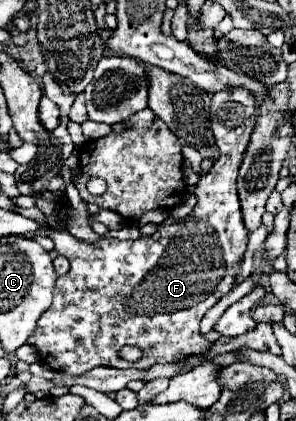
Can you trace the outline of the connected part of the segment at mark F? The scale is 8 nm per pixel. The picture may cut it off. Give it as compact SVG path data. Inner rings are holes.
M225 88L217 94L213 94L213 100L211 100L211 130L213 130L213 136L217 140L217 146L221 150L221 156L215 160L213 168L199 178L199 184L195 188L195 196L199 198L199 204L193 208L193 212L179 220L179 224L173 224L173 226L163 226L159 228L159 232L155 236L145 236L145 238L137 238L137 240L115 240L115 238L103 238L95 244L87 244L87 242L81 242L77 238L73 238L65 228L55 228L55 230L49 230L47 236L55 242L55 250L57 254L63 254L69 262L71 262L71 268L65 276L59 276L57 284L55 284L55 290L53 290L53 304L51 308L41 314L41 320L37 322L37 328L33 332L33 336L27 340L31 346L35 346L39 350L39 356L45 364L49 364L53 370L57 372L67 372L71 376L81 376L83 372L89 372L97 366L111 366L111 368L137 368L137 370L147 370L155 364L169 364L169 362L179 362L183 360L185 356L193 356L193 354L205 354L211 350L211 342L205 340L205 336L199 332L199 322L201 318L205 316L205 312L209 308L213 308L225 294L229 294L233 282L235 282L235 276L239 274L239 268L241 268L241 260L243 260L243 254L247 250L247 228L243 224L243 214L241 214L241 204L239 204L239 196L237 196L237 170L243 162L243 154L245 154L245 148L249 144L249 136L253 132L253 126L255 126L255 116L257 116L257 108L255 108L255 96L247 90L247 88ZM123 346L137 346L141 348L143 356L141 360L137 362L127 362L119 356L119 350Z

